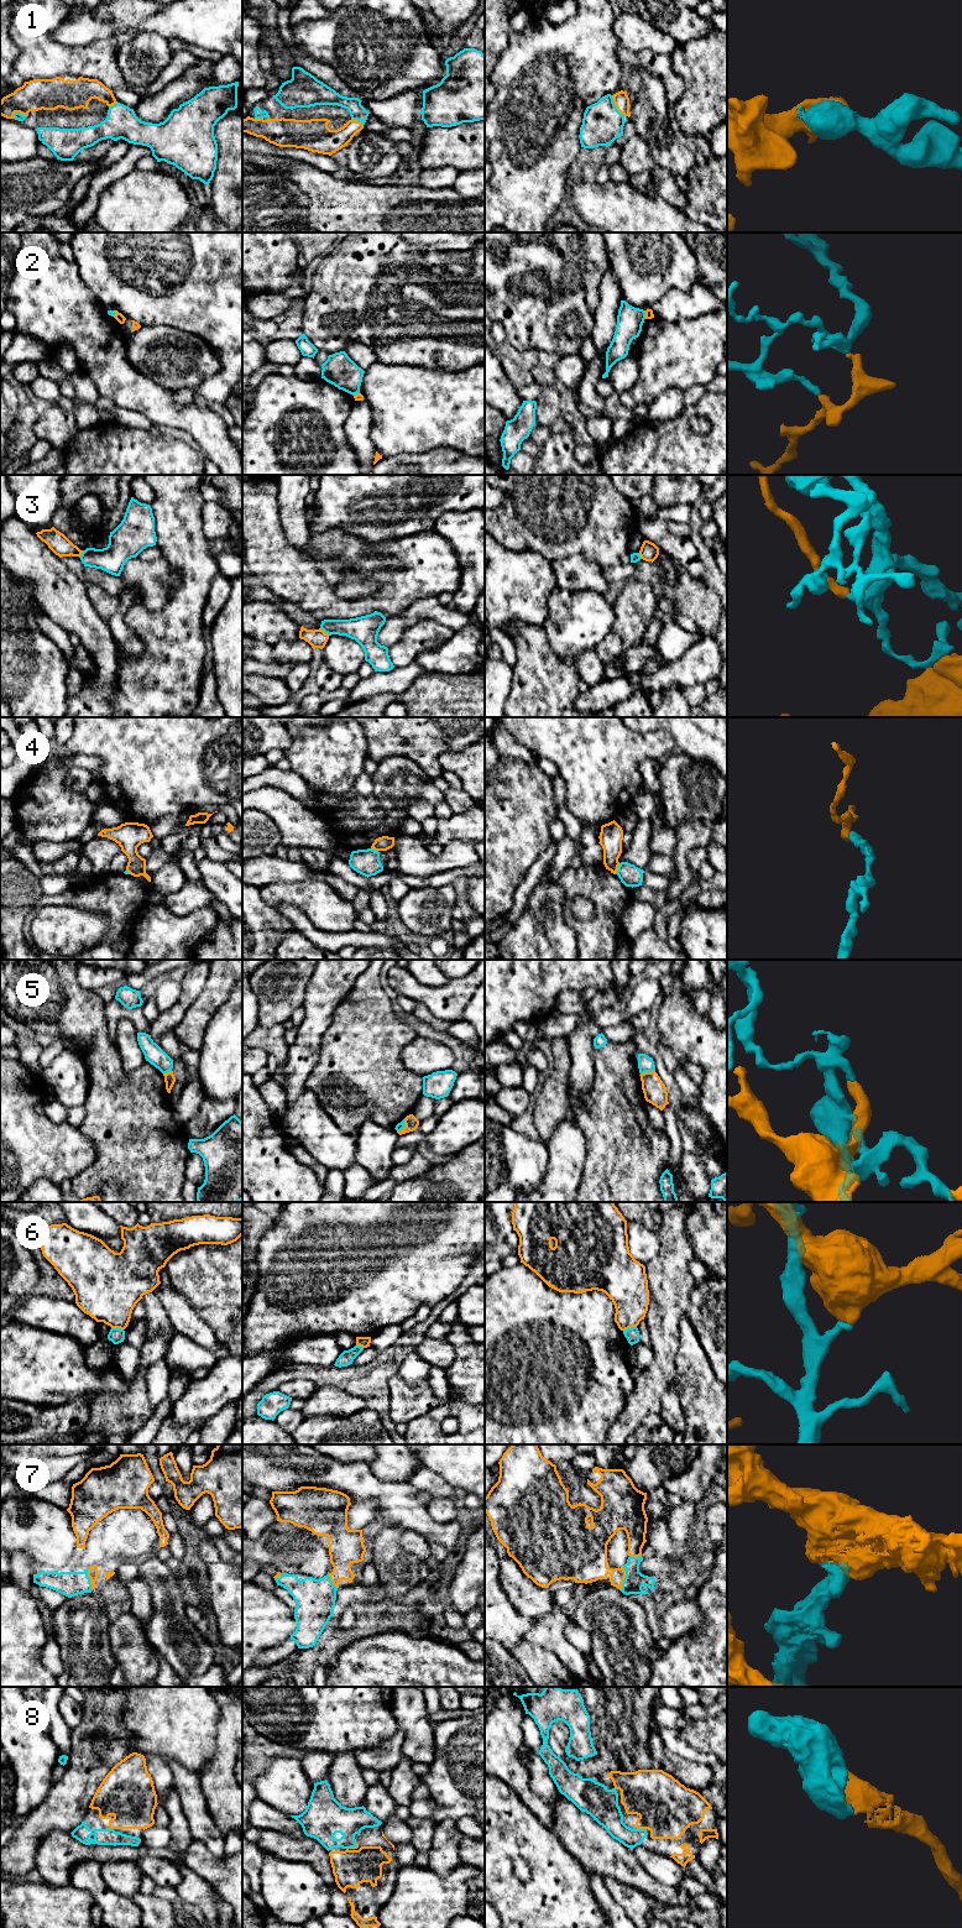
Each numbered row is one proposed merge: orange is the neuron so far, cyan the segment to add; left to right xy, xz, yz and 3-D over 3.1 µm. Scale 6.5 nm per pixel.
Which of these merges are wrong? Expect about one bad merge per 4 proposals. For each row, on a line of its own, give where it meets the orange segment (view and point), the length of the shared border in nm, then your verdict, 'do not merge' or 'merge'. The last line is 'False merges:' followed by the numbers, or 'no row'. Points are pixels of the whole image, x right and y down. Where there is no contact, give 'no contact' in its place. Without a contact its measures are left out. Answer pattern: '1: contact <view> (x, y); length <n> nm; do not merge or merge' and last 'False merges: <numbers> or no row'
1: contact yz (616, 106); length 160 nm; merge
2: contact yz (646, 314); length 60 nm; do not merge
3: contact xz (324, 632); length 80 nm; merge
4: contact yz (617, 868); length 80 nm; do not merge
5: contact yz (647, 1072); length 100 nm; merge
6: contact yz (629, 1327); length 90 nm; do not merge
7: contact xy (89, 1577); length 150 nm; merge
8: contact yz (642, 1828); length 70 nm; merge
False merges: 2, 4, 6

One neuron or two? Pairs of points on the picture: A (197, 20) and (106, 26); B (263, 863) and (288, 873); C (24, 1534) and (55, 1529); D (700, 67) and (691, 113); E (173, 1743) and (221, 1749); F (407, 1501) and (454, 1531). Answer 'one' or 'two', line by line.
A: one
B: one
C: one
D: one
E: two
F: one

